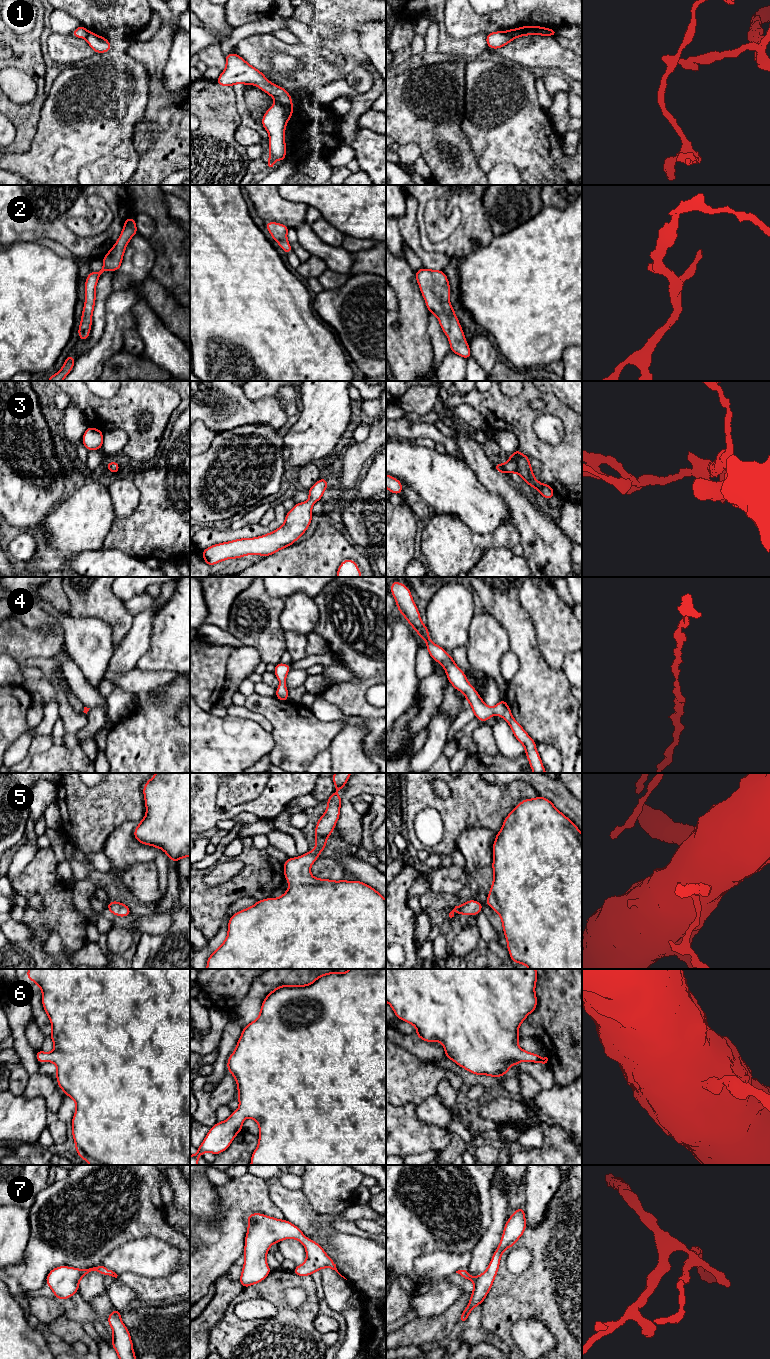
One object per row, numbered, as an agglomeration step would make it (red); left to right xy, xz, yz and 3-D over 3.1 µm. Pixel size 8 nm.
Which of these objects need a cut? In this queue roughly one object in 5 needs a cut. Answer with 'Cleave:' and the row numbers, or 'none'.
Cleave: 1

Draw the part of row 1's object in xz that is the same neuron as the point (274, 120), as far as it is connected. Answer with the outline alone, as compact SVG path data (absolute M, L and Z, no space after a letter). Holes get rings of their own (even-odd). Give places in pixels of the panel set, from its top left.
M275 103L265 112L261 124L269 134L269 159L266 166L274 170L274 160L284 161L286 159L285 128L289 118L283 107Z

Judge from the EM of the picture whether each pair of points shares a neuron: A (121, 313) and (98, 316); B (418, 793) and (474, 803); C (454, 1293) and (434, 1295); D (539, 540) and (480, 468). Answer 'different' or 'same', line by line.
A: different
B: same
C: same
D: same

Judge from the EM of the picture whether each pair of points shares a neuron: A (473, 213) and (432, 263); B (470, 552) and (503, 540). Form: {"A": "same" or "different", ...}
{"A": "different", "B": "same"}

